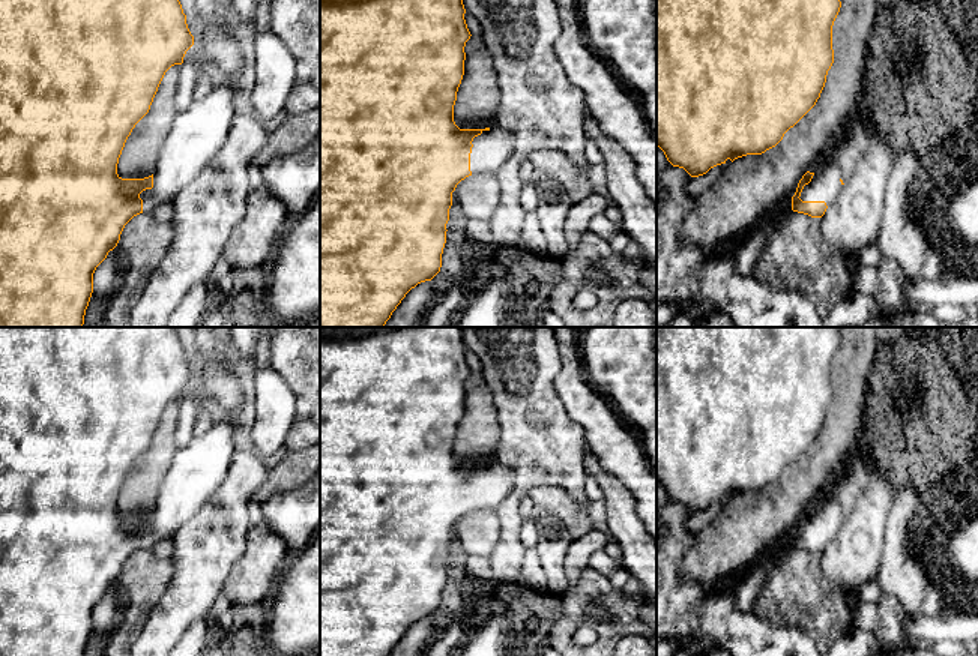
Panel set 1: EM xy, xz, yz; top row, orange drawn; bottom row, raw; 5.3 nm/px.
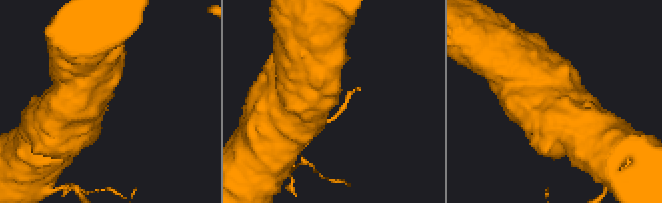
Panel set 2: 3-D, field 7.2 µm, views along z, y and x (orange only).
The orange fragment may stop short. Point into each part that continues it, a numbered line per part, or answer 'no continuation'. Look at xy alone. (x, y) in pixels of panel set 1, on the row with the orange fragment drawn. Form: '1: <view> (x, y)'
1: xy (196, 137)

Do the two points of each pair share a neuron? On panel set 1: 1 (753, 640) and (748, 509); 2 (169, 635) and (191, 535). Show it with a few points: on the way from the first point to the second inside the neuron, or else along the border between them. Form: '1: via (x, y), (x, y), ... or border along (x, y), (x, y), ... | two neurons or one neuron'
1: border along (744, 571), (726, 575), (711, 584) | two neurons
2: via (176, 610), (191, 593), (191, 560) | one neuron

